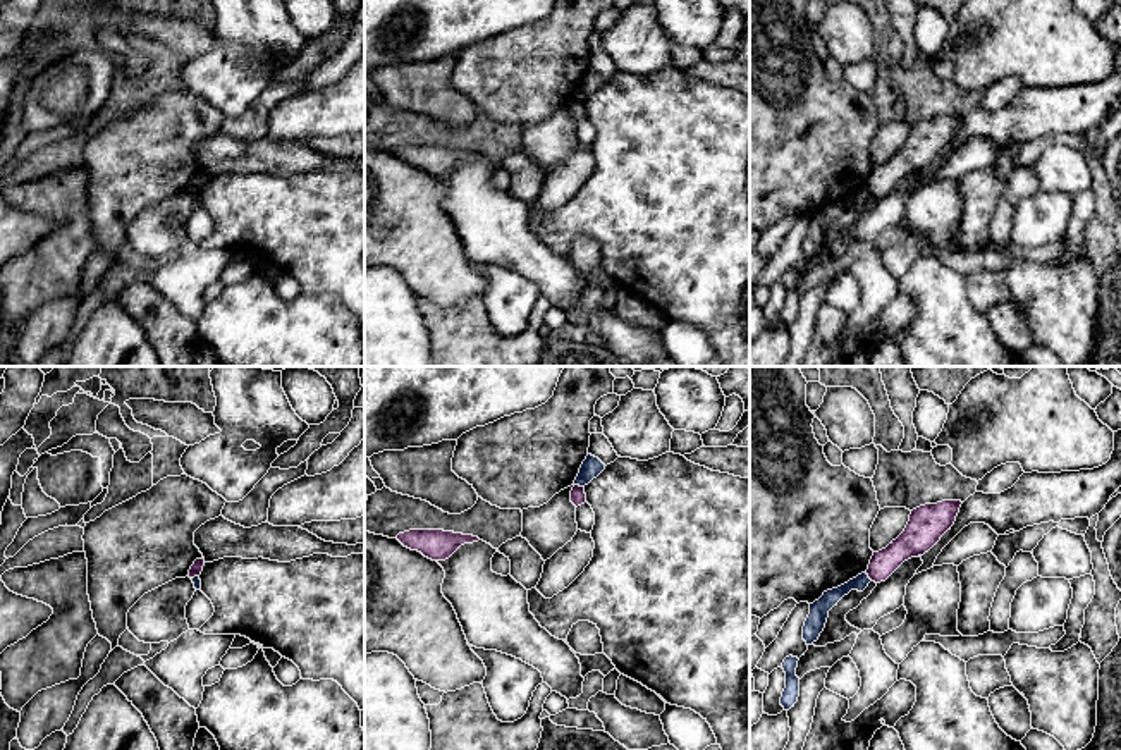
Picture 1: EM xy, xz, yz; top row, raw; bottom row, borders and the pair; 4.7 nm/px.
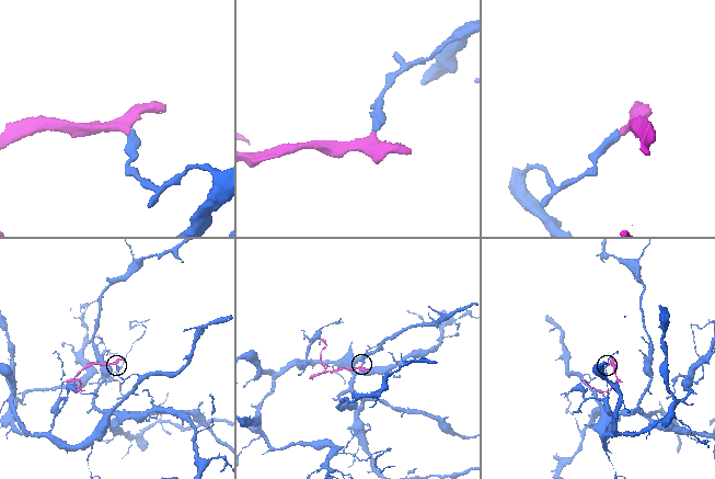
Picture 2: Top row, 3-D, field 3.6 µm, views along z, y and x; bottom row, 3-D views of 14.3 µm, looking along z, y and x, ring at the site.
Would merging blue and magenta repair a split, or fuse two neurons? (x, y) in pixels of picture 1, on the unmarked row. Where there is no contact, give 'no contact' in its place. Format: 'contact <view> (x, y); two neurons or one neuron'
contact xz (580, 100); two neurons

